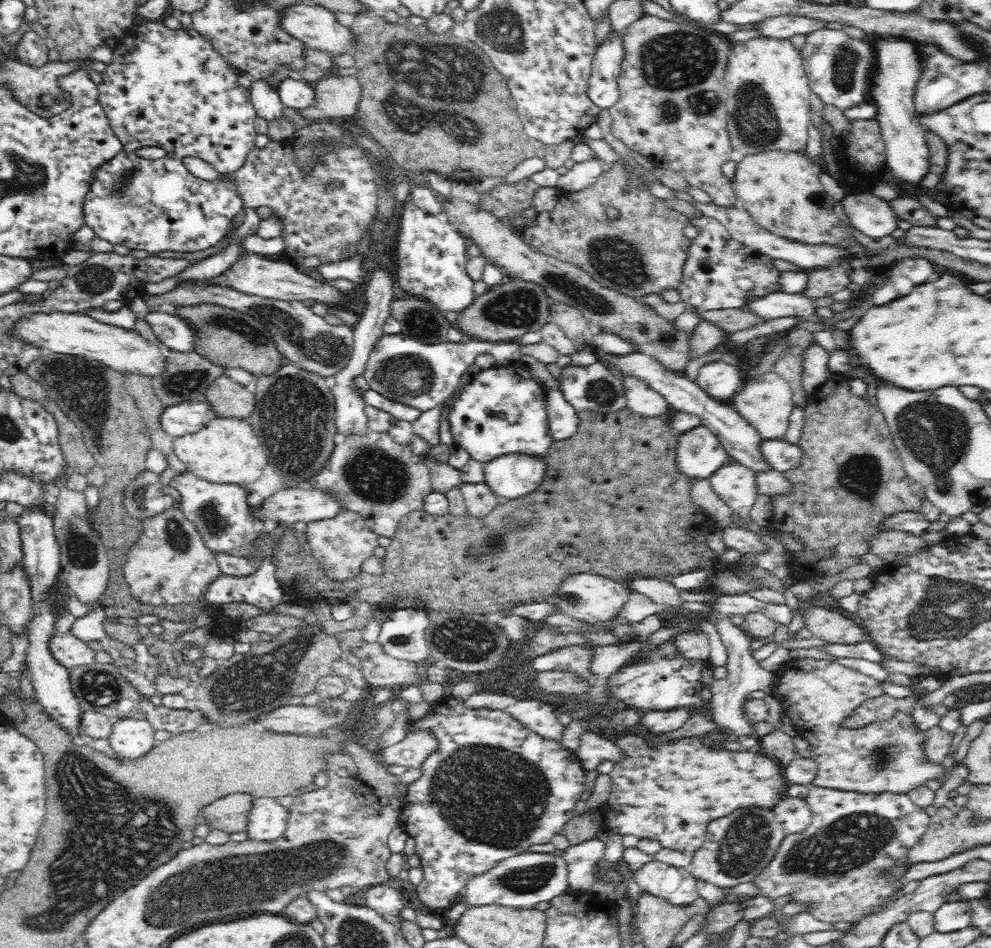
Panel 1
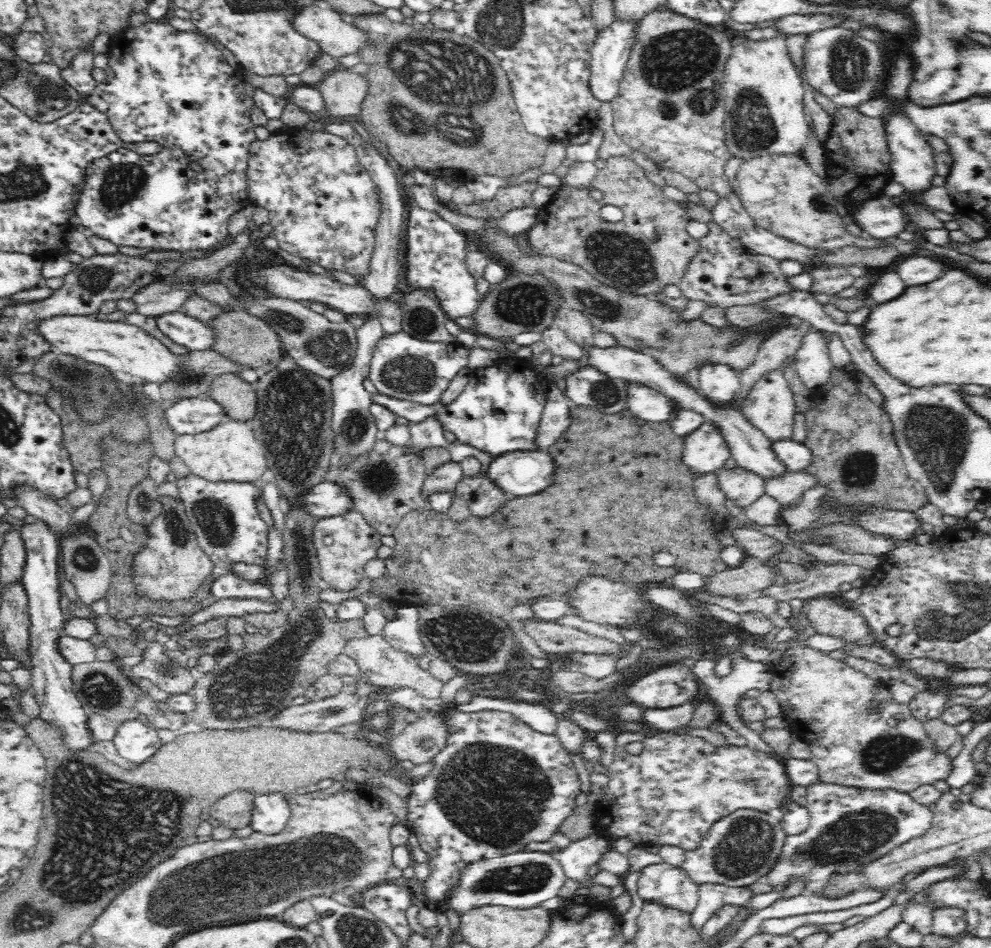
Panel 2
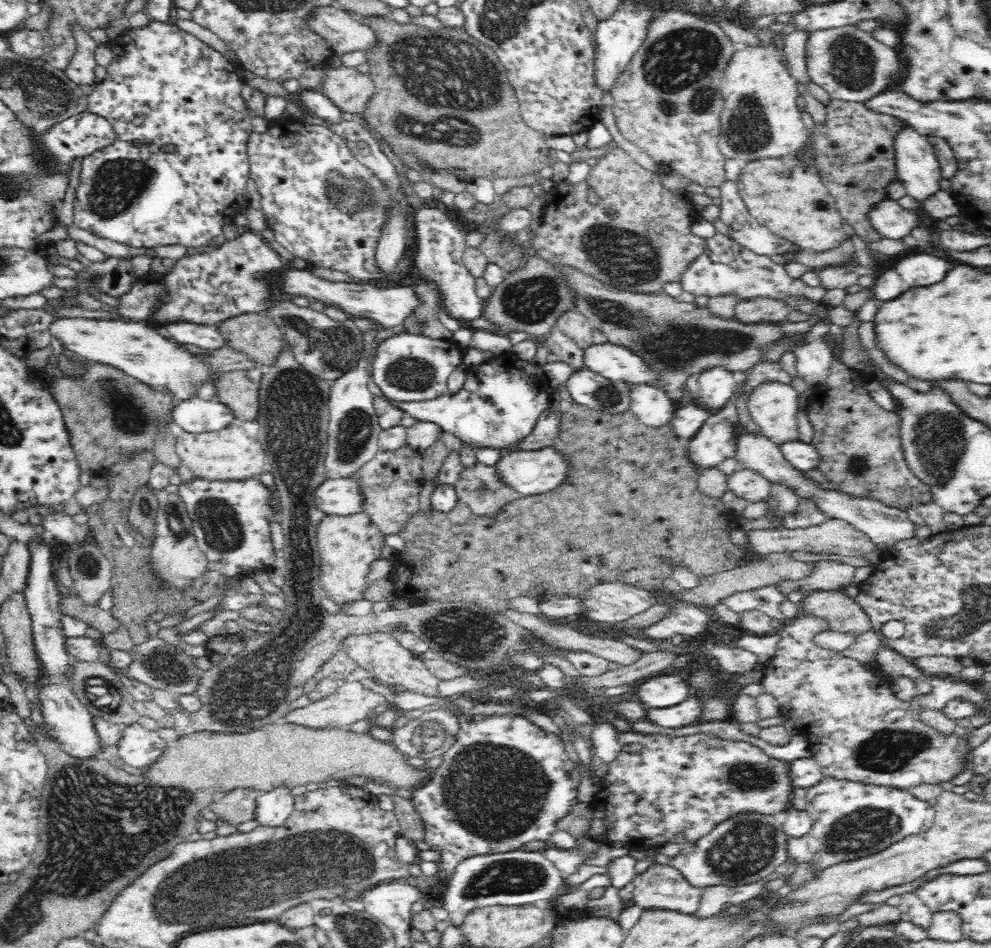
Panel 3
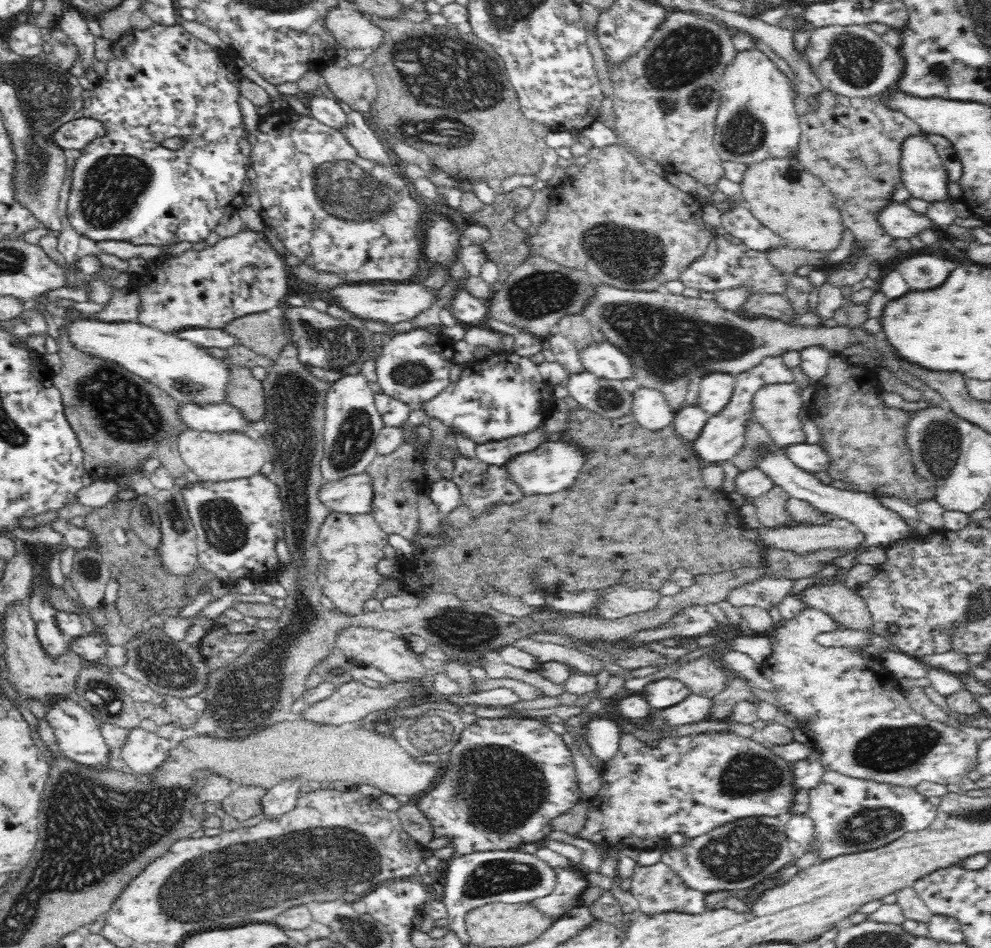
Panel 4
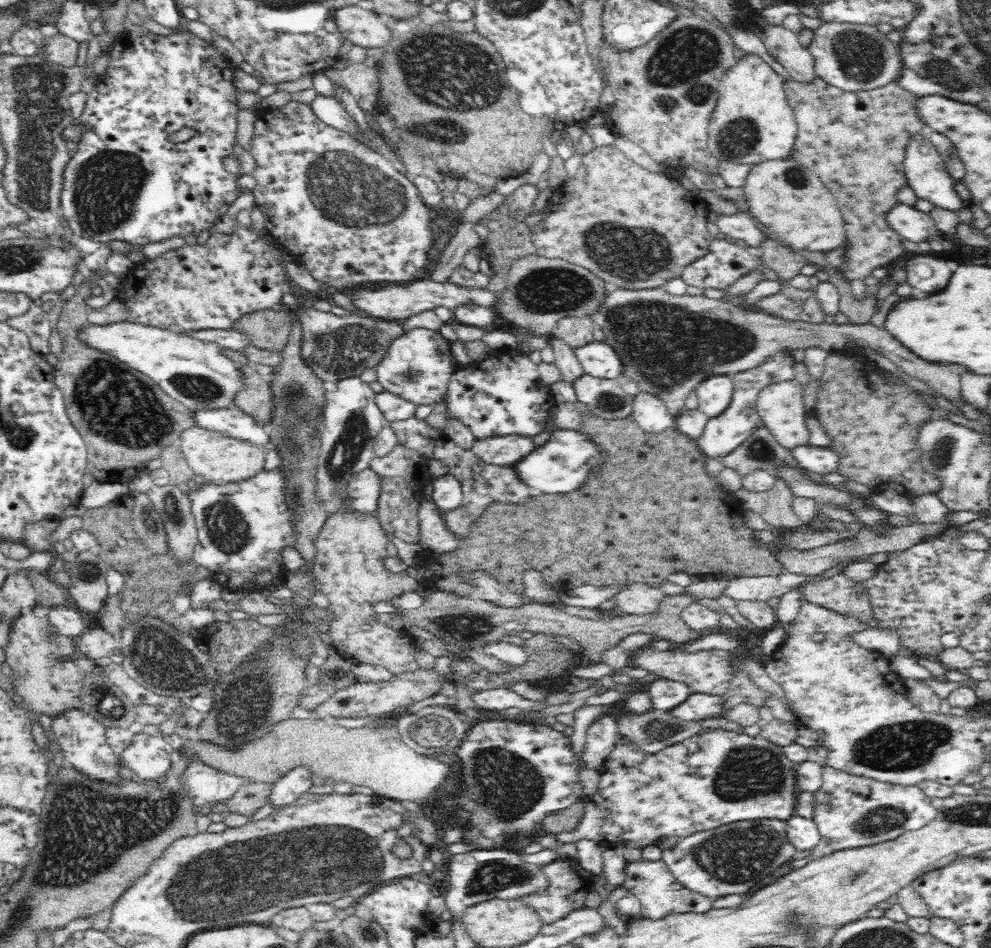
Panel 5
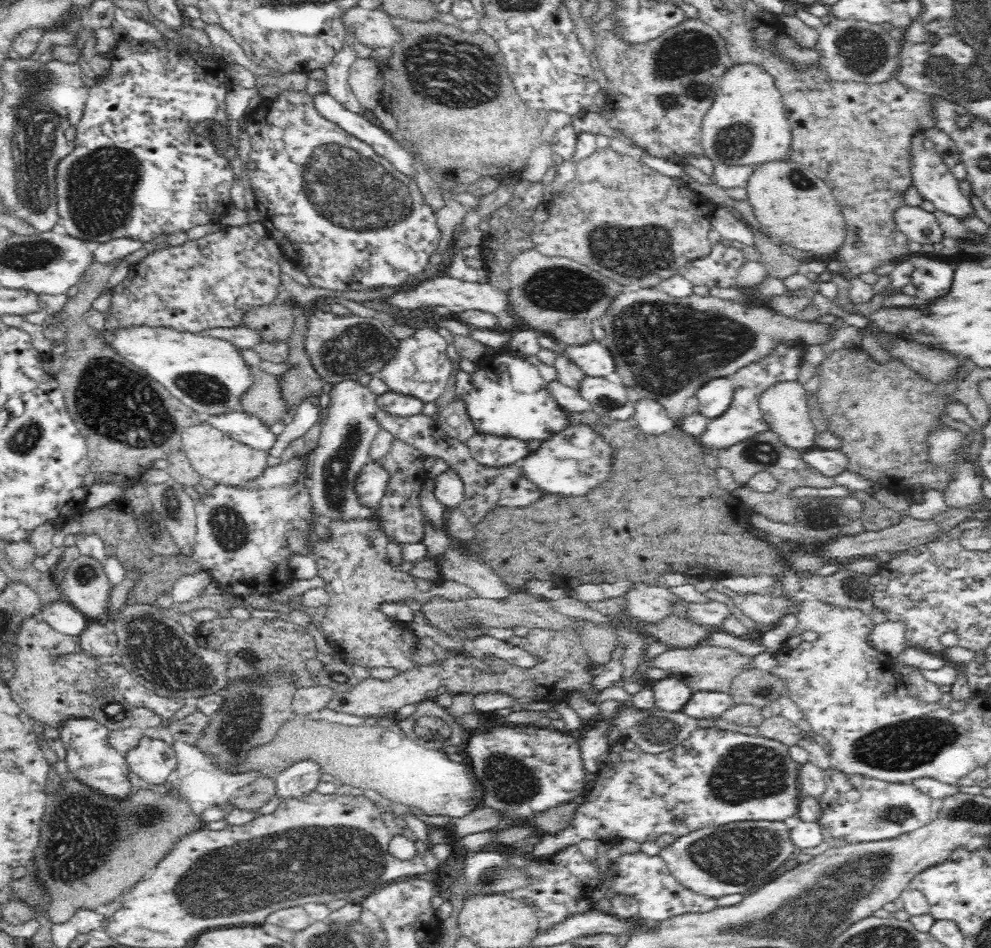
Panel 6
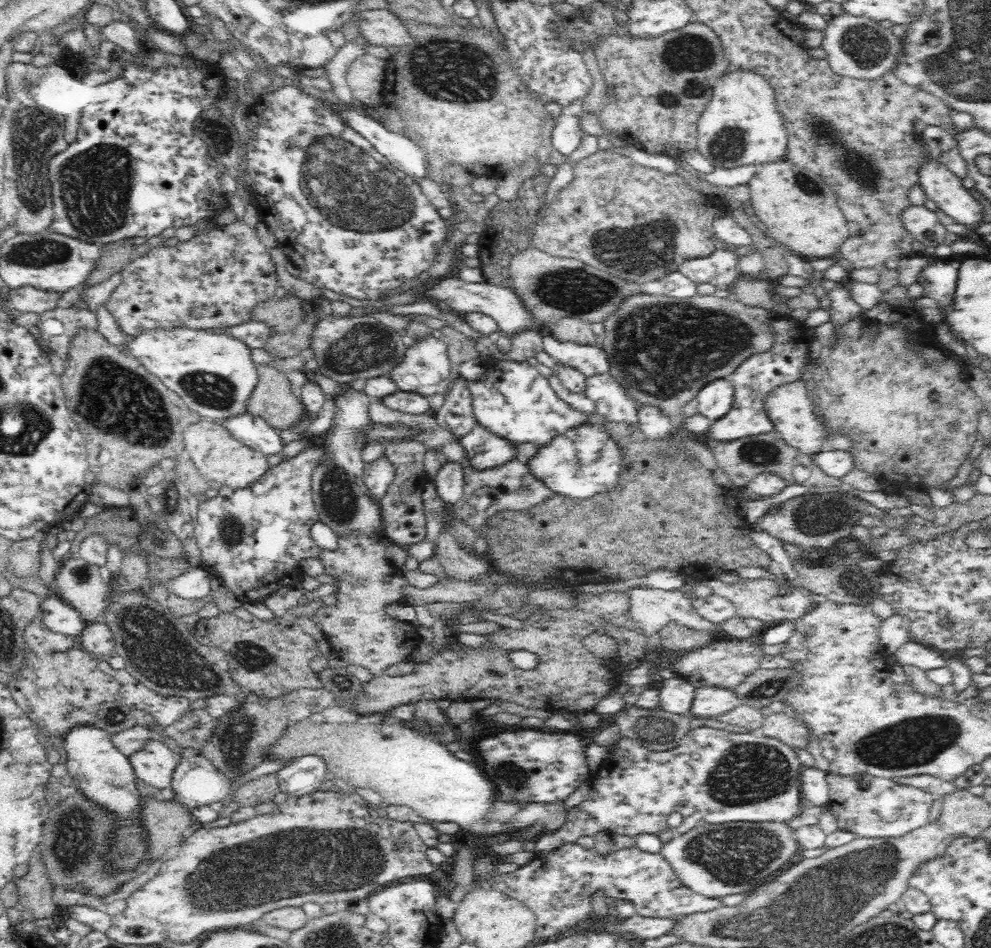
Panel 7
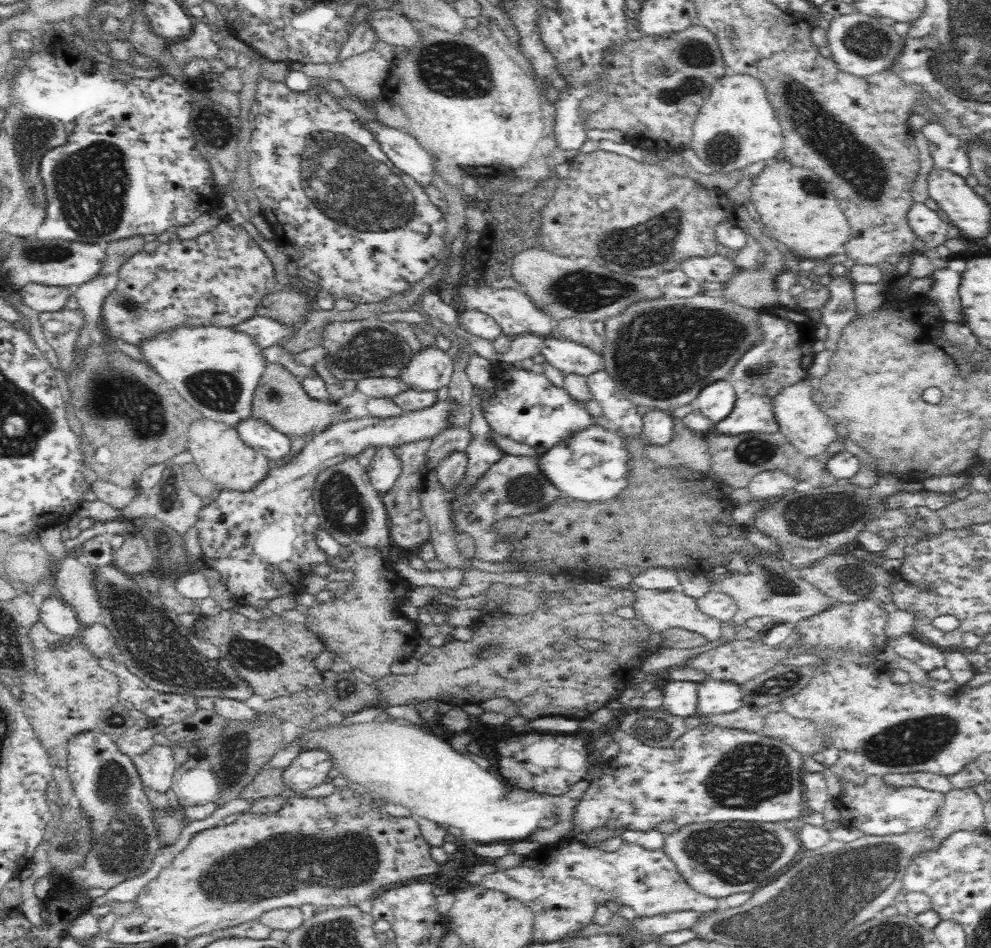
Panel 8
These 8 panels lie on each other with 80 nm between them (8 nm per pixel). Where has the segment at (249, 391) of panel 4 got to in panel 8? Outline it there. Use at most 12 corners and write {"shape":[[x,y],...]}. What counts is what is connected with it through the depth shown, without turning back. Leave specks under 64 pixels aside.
{"shape":[[268,363],[252,418],[297,440],[354,409],[306,393],[295,368]]}

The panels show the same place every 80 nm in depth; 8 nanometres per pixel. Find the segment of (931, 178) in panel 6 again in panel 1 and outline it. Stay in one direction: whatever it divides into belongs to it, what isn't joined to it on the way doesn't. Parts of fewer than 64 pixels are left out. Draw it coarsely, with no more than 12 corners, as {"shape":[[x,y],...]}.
{"shape":[[872,40],[870,101],[878,108],[893,178],[930,174],[926,131],[913,103],[916,43]]}

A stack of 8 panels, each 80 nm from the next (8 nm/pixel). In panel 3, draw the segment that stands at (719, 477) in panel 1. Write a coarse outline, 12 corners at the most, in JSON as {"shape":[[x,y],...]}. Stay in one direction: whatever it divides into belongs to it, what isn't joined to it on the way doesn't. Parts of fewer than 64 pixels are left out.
{"shape":[[739,468],[729,476],[728,490],[747,502],[770,495],[772,482]]}

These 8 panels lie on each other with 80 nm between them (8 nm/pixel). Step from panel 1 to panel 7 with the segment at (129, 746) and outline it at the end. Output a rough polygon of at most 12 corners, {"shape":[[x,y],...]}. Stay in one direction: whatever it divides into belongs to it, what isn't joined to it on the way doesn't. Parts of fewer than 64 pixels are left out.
{"shape":[[152,738],[128,755],[137,778],[171,786],[178,757]]}

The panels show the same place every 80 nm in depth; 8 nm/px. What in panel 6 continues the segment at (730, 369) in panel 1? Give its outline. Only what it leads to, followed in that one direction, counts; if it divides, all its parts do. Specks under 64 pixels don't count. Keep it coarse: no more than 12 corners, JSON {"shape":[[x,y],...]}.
{"shape":[[728,377],[706,382],[696,392],[699,414],[710,420],[732,405]]}

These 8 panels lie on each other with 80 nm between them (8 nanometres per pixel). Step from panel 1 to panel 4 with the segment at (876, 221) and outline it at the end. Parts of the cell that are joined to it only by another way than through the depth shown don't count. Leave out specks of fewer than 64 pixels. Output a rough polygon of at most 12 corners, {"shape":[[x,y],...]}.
{"shape":[[892,202],[878,220],[894,238],[918,238],[934,222]]}

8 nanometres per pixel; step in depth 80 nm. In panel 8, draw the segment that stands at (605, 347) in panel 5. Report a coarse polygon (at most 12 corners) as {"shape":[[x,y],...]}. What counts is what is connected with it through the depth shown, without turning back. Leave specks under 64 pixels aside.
{"shape":[[545,336],[539,354],[563,374],[604,368],[602,354],[564,338]]}

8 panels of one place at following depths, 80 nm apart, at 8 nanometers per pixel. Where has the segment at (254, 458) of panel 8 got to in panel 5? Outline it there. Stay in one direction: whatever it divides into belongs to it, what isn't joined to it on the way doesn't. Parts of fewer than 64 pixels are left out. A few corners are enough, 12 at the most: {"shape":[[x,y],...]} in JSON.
{"shape":[[198,426],[179,441],[196,475],[239,483],[264,471],[254,446]]}

